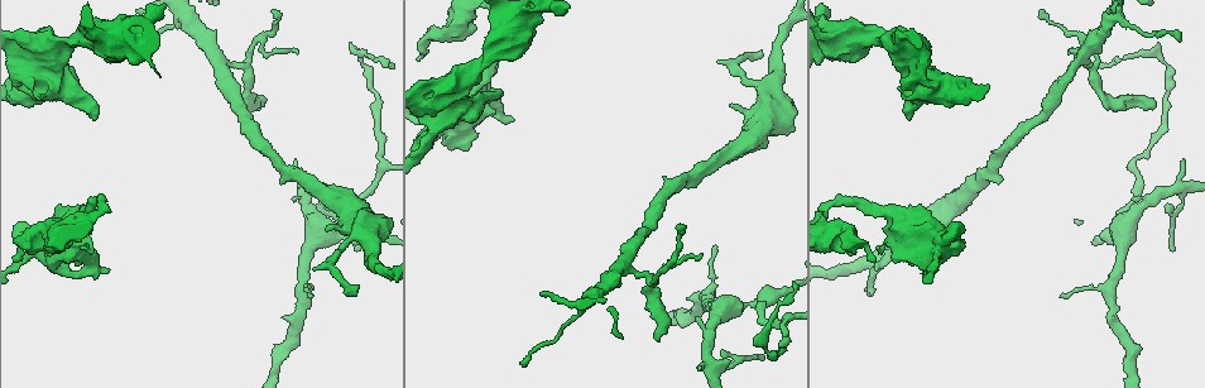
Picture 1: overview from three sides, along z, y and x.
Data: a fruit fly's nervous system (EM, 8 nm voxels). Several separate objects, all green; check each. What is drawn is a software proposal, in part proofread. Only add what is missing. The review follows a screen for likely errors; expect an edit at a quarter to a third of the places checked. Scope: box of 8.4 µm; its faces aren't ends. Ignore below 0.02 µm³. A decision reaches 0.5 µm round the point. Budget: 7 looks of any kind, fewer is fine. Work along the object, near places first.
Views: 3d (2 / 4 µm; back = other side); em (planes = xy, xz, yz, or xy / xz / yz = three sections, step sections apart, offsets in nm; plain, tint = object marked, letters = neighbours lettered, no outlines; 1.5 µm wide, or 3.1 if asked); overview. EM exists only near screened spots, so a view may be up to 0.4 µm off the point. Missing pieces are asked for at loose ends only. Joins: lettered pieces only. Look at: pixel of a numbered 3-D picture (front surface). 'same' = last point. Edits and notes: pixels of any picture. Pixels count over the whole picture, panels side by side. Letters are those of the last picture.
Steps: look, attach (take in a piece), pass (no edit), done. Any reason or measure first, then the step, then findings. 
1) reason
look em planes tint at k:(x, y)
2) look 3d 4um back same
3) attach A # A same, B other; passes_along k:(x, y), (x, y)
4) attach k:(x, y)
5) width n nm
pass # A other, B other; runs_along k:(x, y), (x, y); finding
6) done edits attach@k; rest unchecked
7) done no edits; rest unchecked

an open end
look 3d 2um at 1:(962, 240)

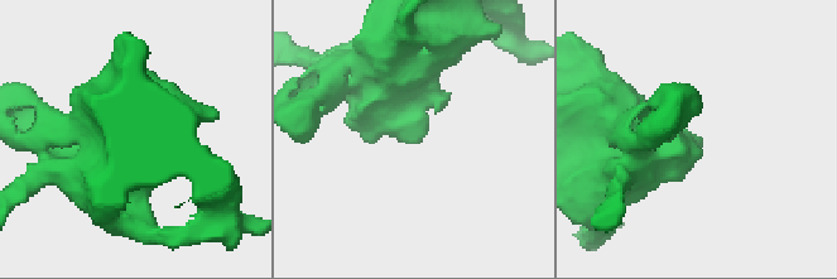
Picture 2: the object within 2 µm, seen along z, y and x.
now the EM
look em planes plain at 2:(426, 133)

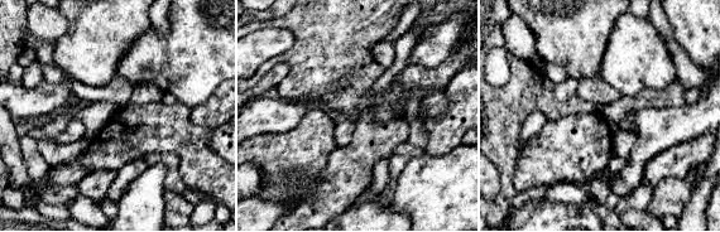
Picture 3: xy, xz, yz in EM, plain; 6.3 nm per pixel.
look em planes letters same

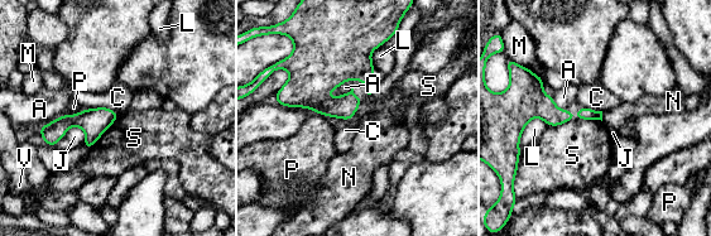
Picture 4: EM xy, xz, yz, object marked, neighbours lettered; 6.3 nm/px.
pass # A other, C other, J other, L other, M other, N other, P other, S other, V other; runs_along 4:(524, 104), (552, 115), (599, 116); no lettered piece goes on from it

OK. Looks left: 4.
stops while still wide
look em planes plain at 1:(850, 255)

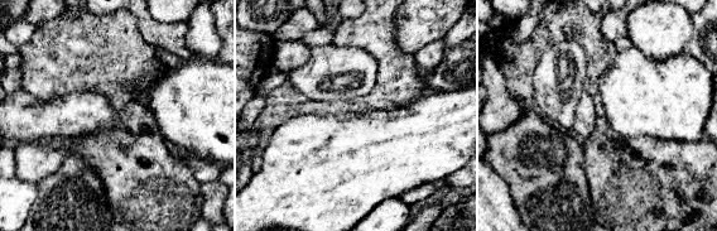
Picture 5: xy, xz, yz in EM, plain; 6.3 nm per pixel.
look em planes letters same

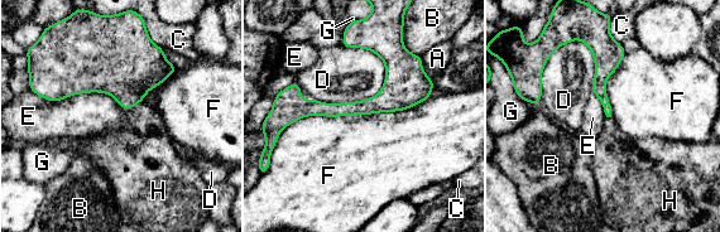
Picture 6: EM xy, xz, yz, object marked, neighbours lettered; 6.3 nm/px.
pass # A other, B other, C other, D other, E other, F other, G other, H other; border 6:(36, 93), (105, 92), (129, 110); no lettered piece goes on from it

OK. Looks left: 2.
an open end
look 3d 4um at 1:(93, 117)

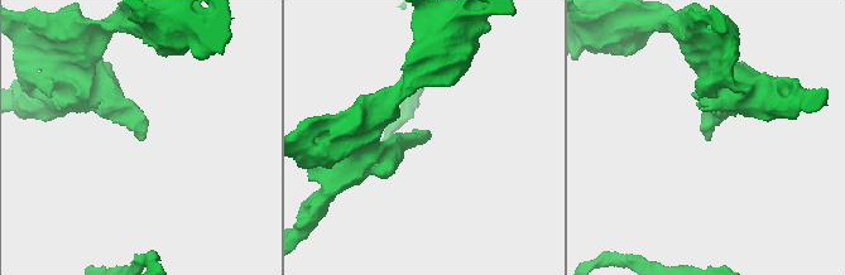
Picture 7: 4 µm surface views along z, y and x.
shape alone is not enough
look em planes letters at 7:(140, 138)

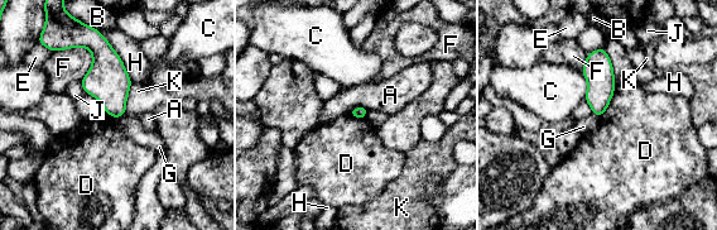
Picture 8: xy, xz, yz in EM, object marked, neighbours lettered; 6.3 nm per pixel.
longest_contact H 380 nm
pass # A other, B other, C other, D other, E other, F other, G other, H other, J other, K other; border 8:(616, 87), (609, 106), (598, 118); no lettered piece goes on from it

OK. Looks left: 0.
done no edits; rest unchecked

